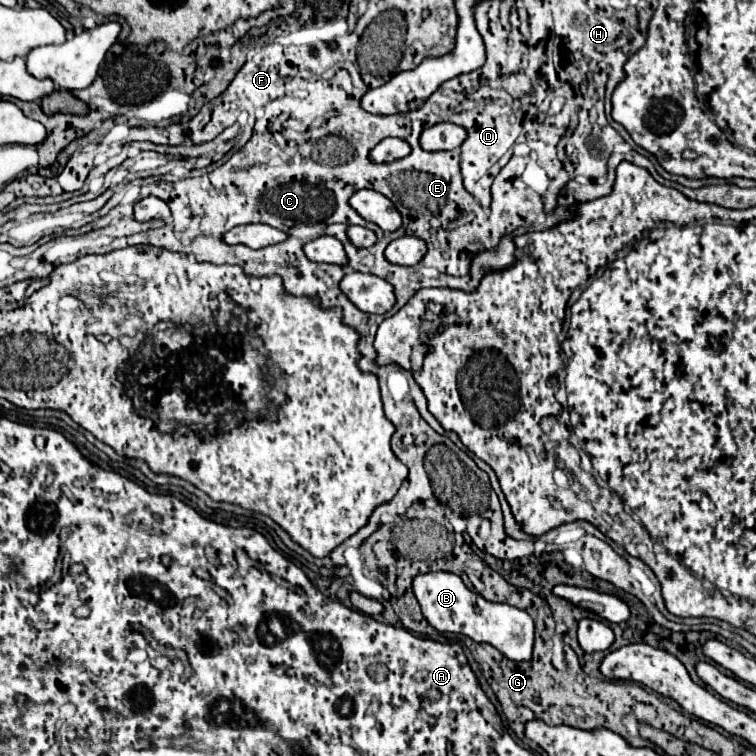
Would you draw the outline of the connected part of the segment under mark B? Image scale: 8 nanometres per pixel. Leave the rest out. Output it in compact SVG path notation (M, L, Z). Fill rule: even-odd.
M428 572L424 576L416 576L414 594L422 606L424 618L438 632L454 632L472 638L474 642L492 644L500 650L508 660L514 662L530 662L534 648L534 620L528 612L518 610L510 604L488 602L480 594L468 590L460 576L452 572Z

